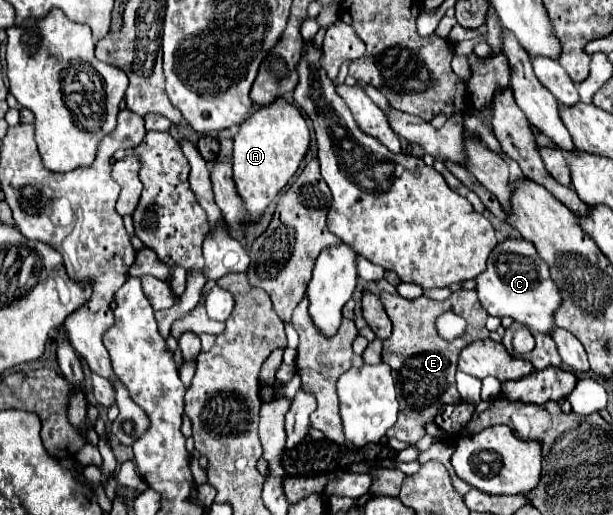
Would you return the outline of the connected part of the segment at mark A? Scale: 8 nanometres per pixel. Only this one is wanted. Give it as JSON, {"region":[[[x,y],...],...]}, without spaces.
{"region":[[[284,98],[272,102],[266,108],[256,110],[242,124],[234,136],[234,184],[236,192],[244,202],[248,220],[256,224],[264,214],[266,206],[278,196],[288,180],[298,170],[310,144],[310,130],[300,110],[288,104]]]}

